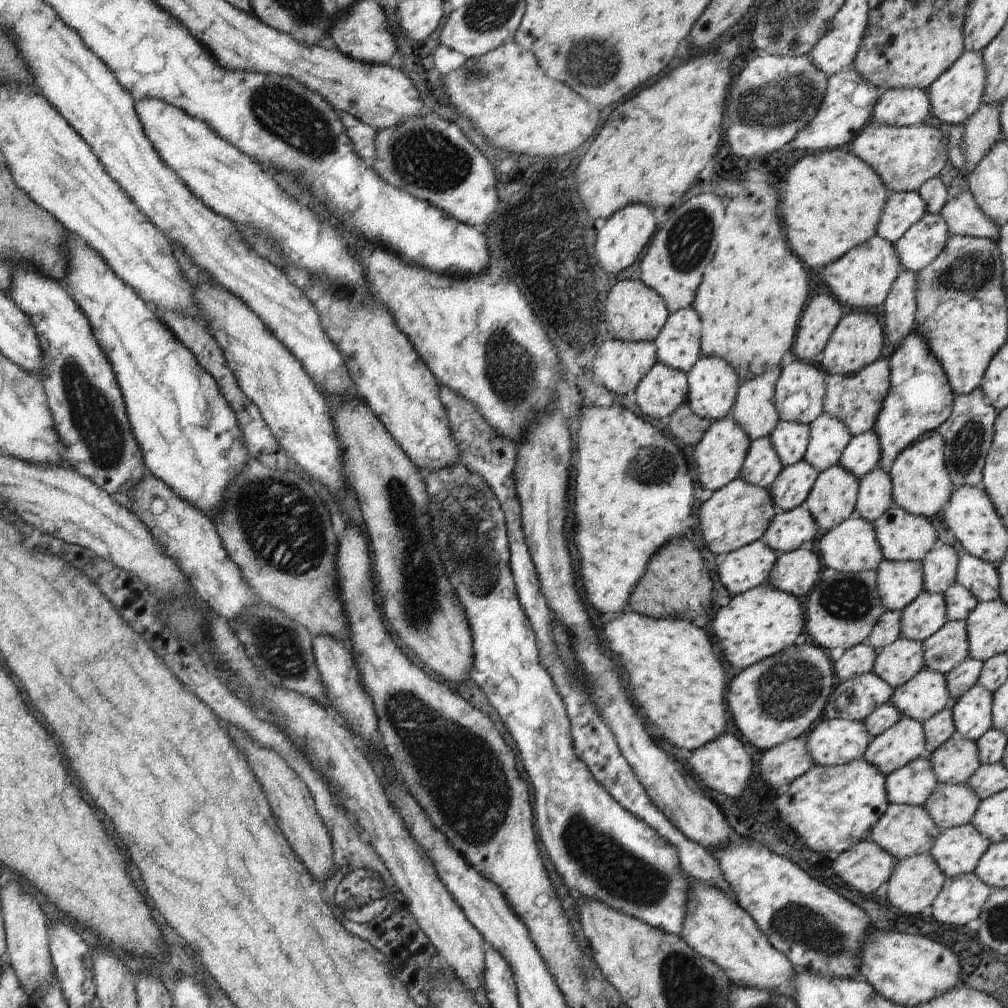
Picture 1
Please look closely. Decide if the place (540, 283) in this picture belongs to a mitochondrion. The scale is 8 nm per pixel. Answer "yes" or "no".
no

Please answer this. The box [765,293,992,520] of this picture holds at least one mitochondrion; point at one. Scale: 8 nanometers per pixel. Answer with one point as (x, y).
(966, 446)

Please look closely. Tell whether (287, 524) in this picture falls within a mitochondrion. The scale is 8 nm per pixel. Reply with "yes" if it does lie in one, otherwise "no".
yes

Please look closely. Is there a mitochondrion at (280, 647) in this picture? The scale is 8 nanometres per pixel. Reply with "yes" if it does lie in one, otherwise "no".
yes

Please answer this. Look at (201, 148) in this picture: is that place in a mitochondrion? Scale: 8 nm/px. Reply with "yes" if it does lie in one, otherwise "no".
no

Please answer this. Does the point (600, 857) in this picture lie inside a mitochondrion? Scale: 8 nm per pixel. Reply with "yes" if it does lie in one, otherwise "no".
yes

